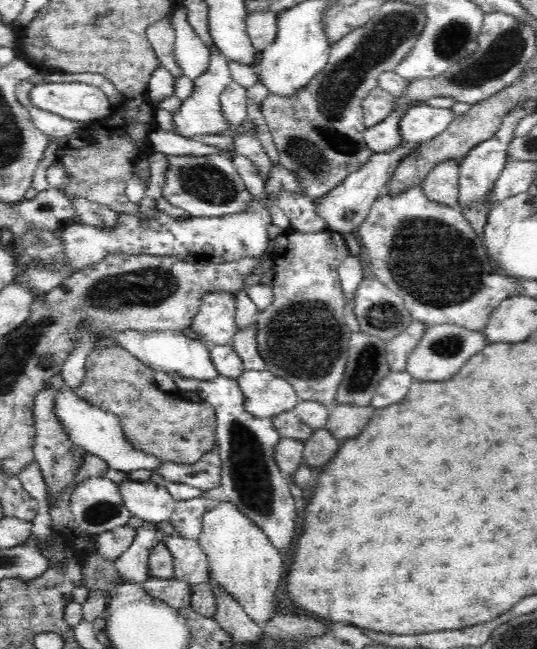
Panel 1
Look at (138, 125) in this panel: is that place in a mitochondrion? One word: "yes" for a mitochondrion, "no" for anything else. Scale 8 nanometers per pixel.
no

